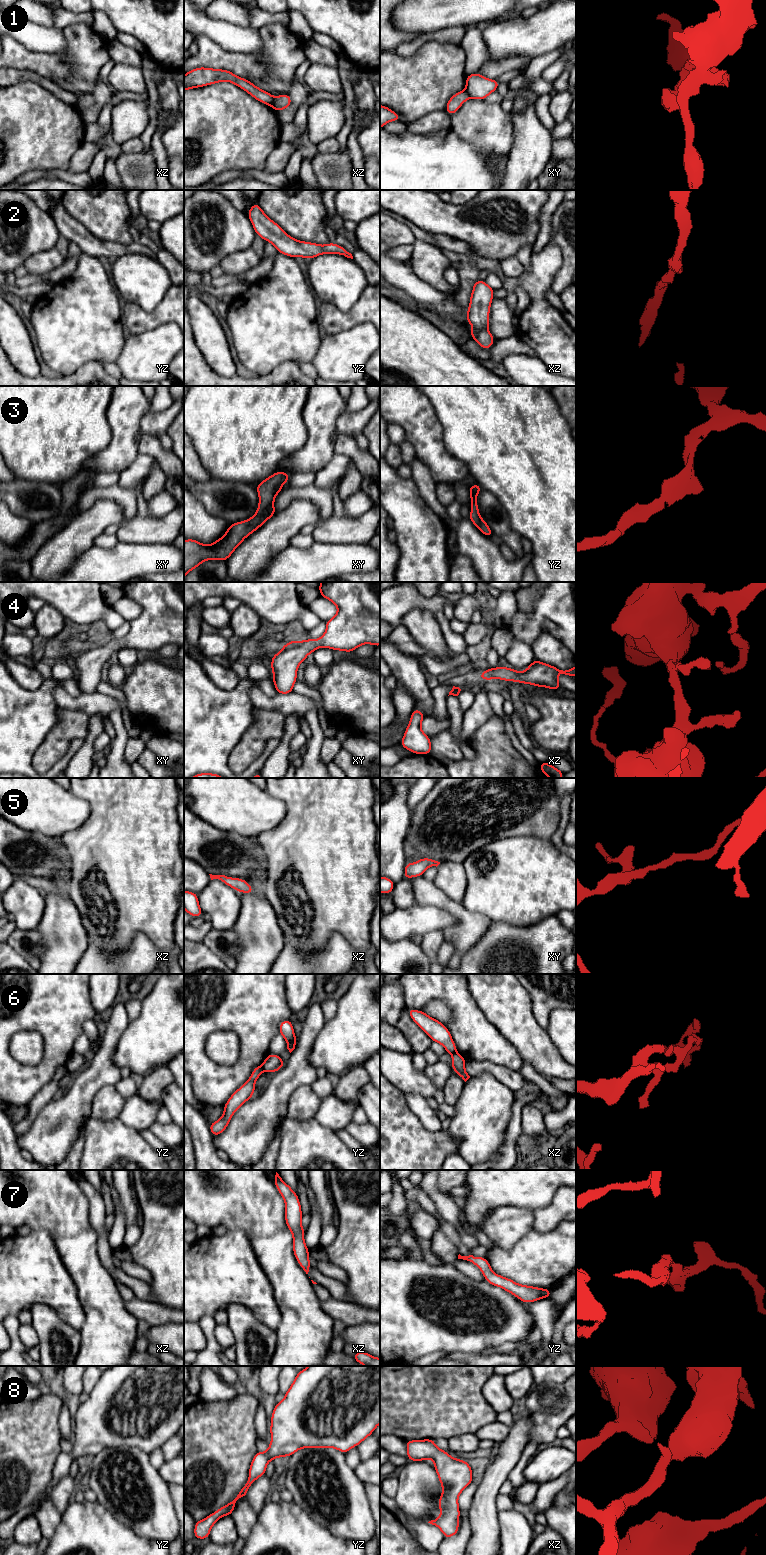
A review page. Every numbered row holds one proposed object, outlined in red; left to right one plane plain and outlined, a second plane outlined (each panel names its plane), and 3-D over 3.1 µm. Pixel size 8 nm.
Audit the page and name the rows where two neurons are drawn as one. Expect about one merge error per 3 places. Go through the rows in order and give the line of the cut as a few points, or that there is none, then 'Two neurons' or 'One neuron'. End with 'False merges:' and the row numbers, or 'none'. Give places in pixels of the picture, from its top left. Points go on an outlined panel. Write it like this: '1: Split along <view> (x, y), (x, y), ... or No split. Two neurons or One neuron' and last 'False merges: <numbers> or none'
1: Split along xz (274, 97), (271, 106). Two neurons
2: No split. One neuron
3: No split. One neuron
4: No split. One neuron
5: No split. One neuron
6: Split along yz (261, 1066), (263, 1070). Two neurons
7: No split. One neuron
8: No split. One neuron
False merges: 1, 6

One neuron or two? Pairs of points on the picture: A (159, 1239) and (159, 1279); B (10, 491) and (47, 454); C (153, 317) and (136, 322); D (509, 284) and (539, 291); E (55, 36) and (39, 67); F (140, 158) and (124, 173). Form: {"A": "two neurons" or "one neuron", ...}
{"A": "one neuron", "B": "two neurons", "C": "one neuron", "D": "two neurons", "E": "two neurons", "F": "one neuron"}

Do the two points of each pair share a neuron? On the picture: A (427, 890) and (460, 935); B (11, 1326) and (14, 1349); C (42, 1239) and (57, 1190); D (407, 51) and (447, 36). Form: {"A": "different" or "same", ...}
{"A": "same", "B": "same", "C": "different", "D": "same"}

